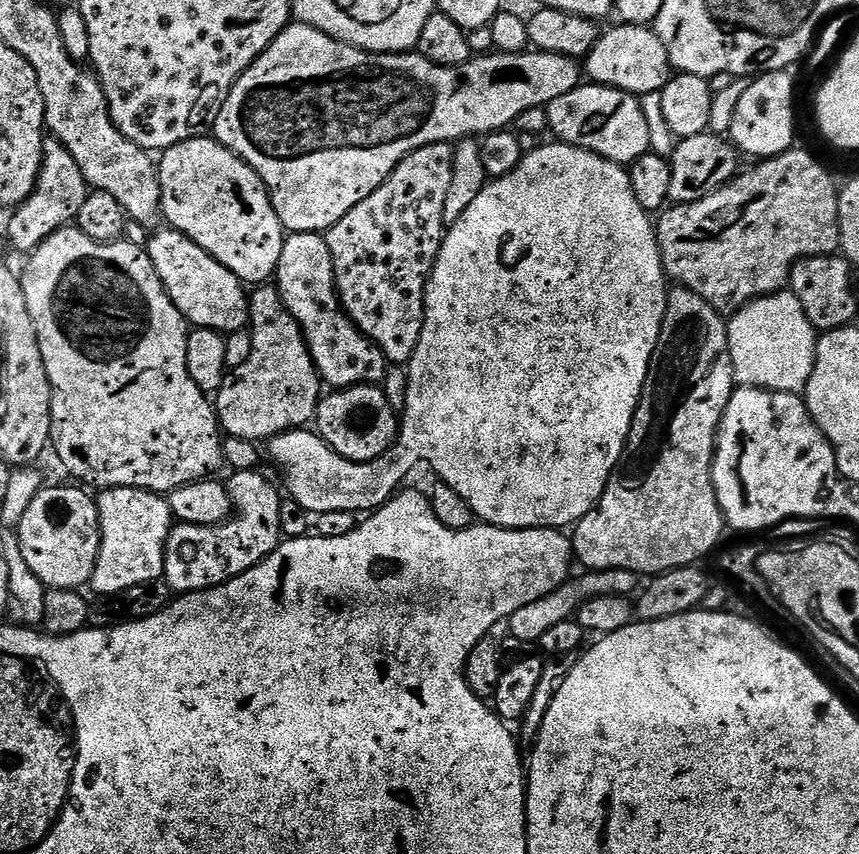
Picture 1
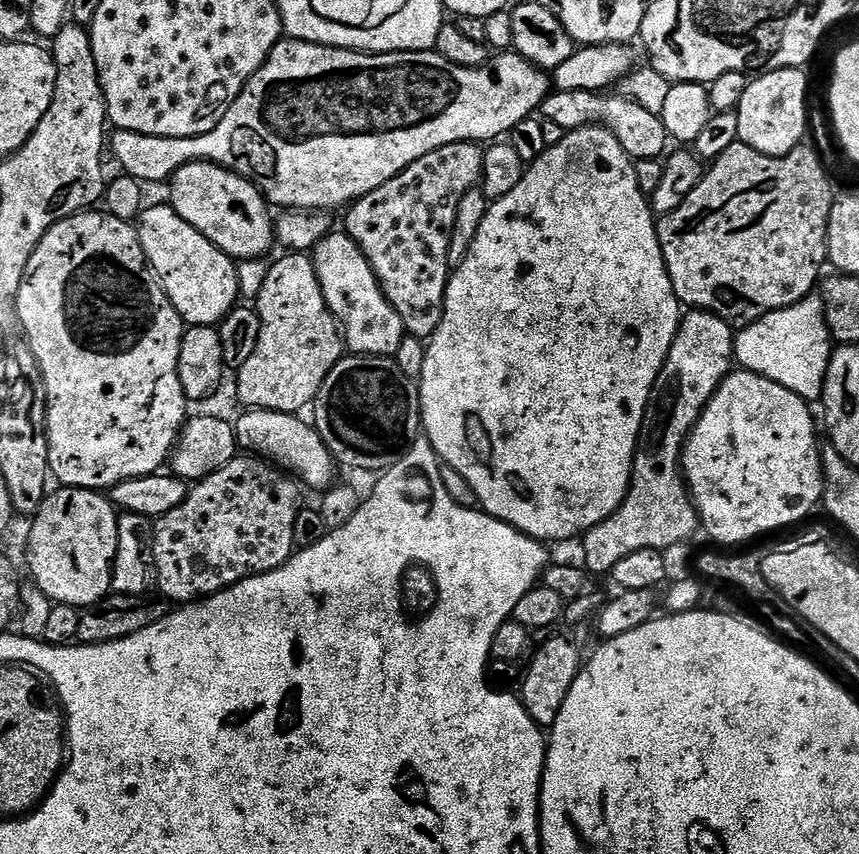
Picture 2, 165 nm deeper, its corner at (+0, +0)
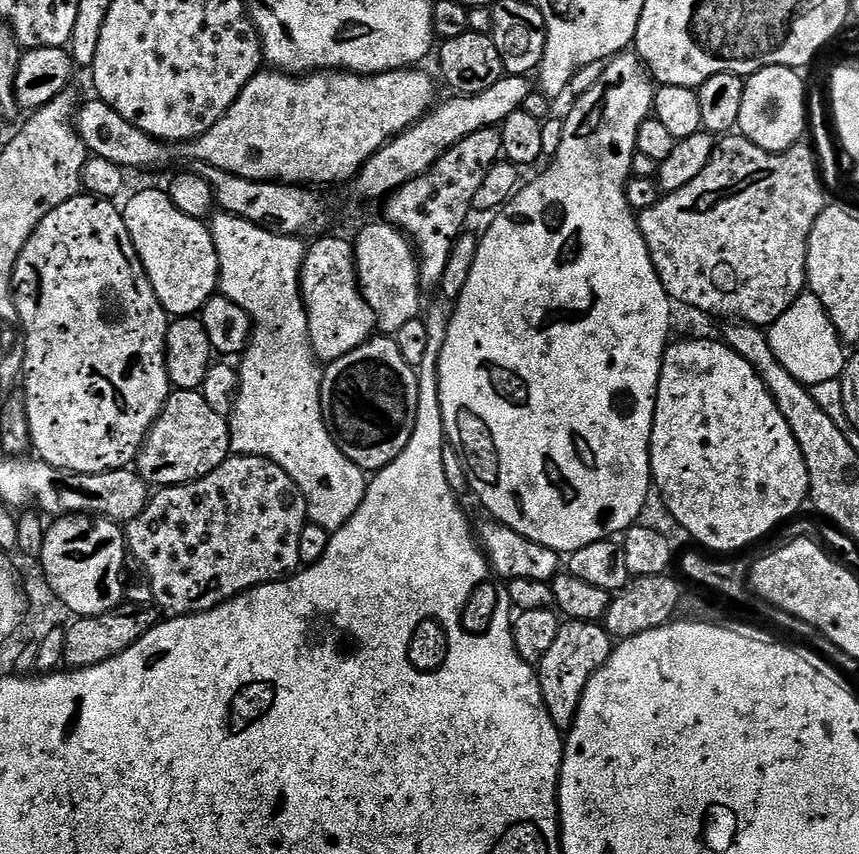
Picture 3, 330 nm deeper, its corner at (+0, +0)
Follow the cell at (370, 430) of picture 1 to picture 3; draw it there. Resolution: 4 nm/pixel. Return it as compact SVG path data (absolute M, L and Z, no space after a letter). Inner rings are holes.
M376 334L367 340L358 350L350 350L342 358L331 361L324 368L322 378L322 414L328 432L334 438L338 450L350 458L365 473L375 474L384 468L402 450L406 450L406 442L410 442L410 434L414 434L414 418L418 414L418 378L417 369L411 368L402 358L395 339L388 334Z

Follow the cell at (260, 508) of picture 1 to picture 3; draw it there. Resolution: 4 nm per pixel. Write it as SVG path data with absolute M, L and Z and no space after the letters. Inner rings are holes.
M232 454L222 462L222 466L218 466L218 470L206 474L206 478L195 480L189 484L176 484L172 488L159 489L149 499L146 510L142 510L142 514L138 514L138 518L134 518L126 526L126 548L131 559L133 556L144 567L144 572L148 575L152 596L156 599L155 607L161 613L163 613L162 611L168 612L164 614L169 617L191 616L193 612L208 612L211 608L216 608L220 604L226 603L227 600L233 600L238 594L248 592L260 584L271 584L274 580L282 580L293 575L301 567L298 544L301 541L304 525L307 523L309 523L309 519L306 498L302 494L302 490L298 490L294 478L290 478L290 474L286 474L286 470L282 470L282 466L270 462L265 456Z

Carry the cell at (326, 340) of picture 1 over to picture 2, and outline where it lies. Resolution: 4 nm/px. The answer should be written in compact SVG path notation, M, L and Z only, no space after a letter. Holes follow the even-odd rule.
M343 230L329 231L311 249L312 265L322 286L322 298L344 333L344 347L354 356L395 357L405 338L404 323L386 298L380 279L362 254L358 242Z

